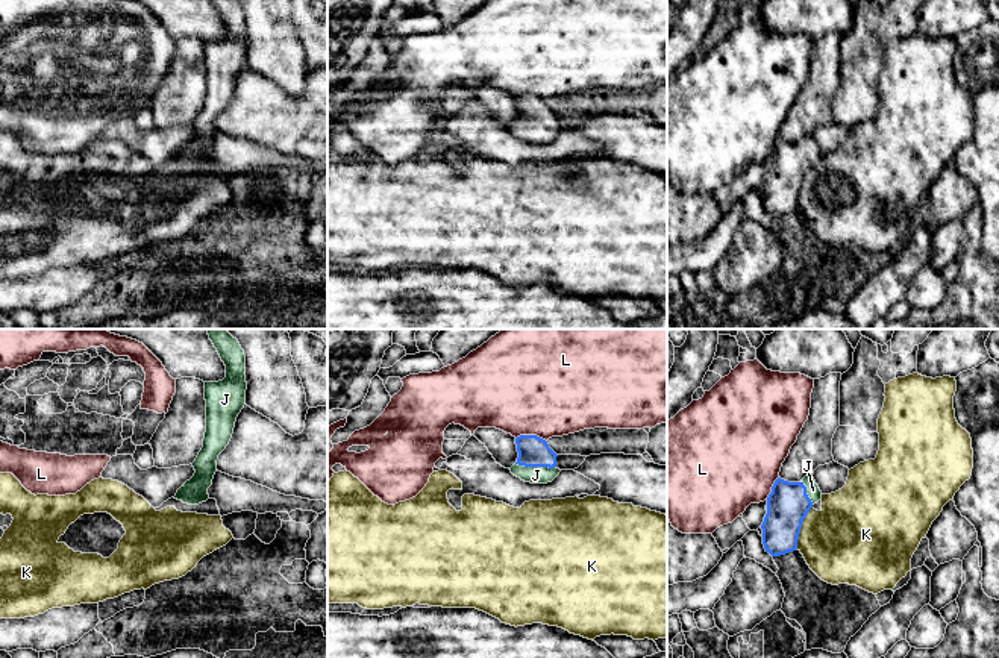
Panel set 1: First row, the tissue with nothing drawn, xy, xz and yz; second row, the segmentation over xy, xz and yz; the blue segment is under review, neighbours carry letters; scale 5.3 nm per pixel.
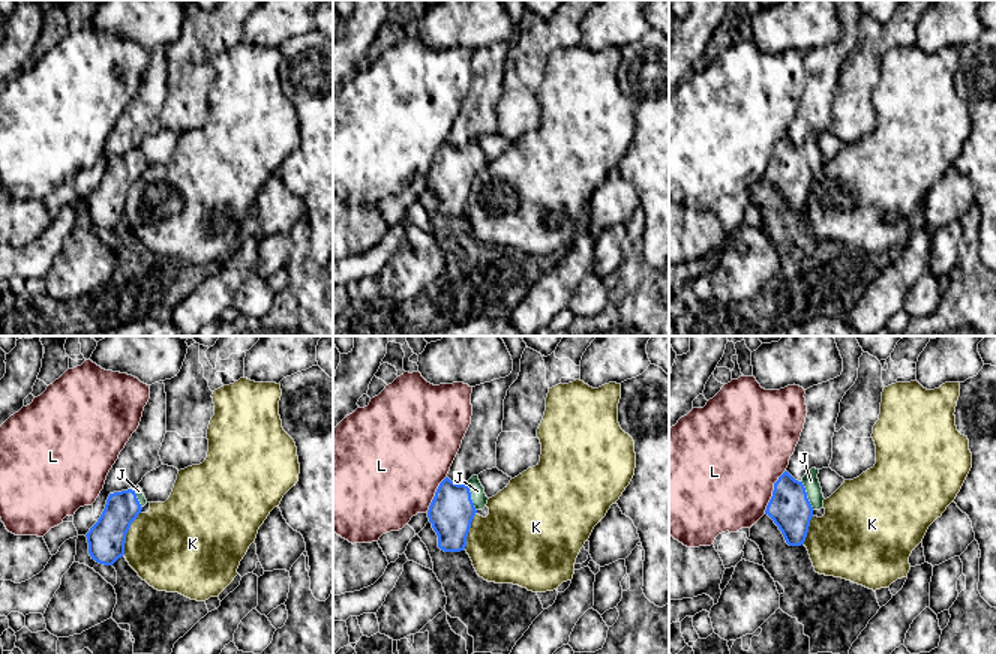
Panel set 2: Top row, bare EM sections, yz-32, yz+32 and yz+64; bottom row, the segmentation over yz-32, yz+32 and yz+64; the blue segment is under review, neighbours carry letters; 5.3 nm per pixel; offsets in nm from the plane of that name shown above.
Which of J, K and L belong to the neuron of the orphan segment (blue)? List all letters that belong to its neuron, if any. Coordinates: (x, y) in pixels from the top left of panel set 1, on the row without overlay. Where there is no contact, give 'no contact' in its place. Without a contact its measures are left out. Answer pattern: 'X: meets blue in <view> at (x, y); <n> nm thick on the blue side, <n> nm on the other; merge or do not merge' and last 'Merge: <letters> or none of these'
J: meets blue in xz at (535, 126); 160 nm thick on the blue side, 100 nm on the other; merge
K: meets blue in yz at (801, 187); 220 nm thick on the blue side, 440 nm on the other; do not merge
L: meets blue in xz at (531, 96); 160 nm thick on the blue side, 500 nm on the other; do not merge
Merge: J

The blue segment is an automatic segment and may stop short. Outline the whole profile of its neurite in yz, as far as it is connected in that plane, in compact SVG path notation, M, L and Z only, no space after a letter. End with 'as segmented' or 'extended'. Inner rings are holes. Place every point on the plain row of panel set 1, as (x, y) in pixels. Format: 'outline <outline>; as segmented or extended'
outline M813 135L800 143L778 138L767 158L767 174L761 185L766 212L779 217L796 211L803 179L820 159L822 152Z; extended

